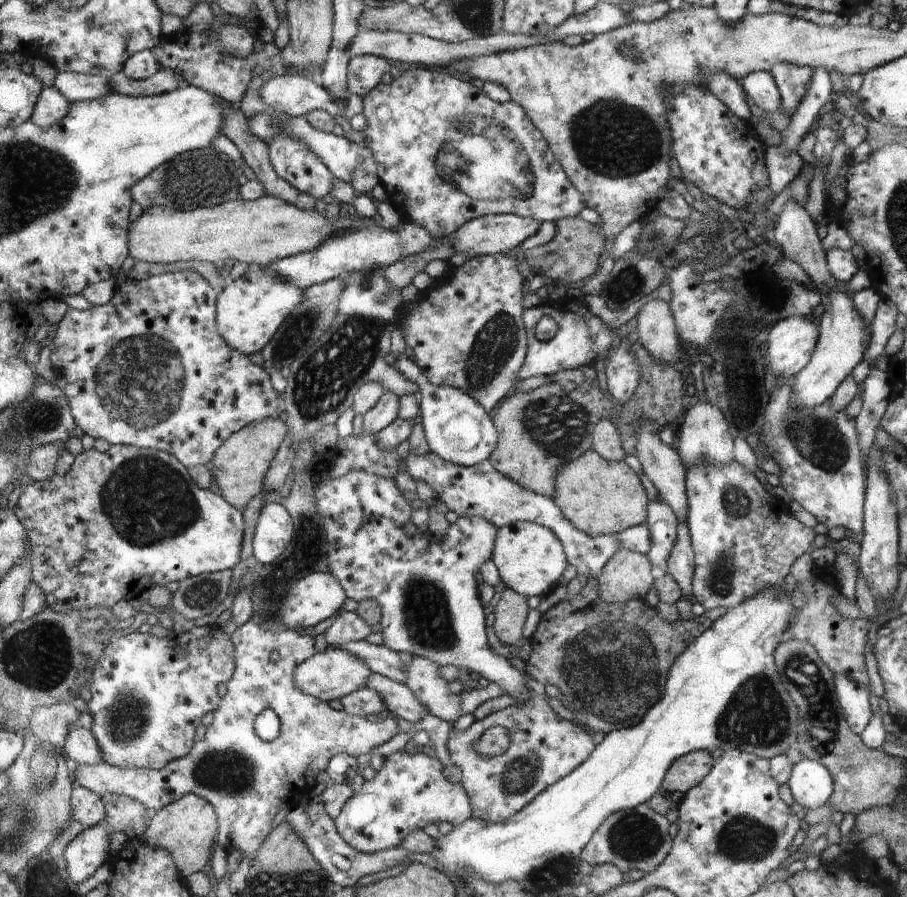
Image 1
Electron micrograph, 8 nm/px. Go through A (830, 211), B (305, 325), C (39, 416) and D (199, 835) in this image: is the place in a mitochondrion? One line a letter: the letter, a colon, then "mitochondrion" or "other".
A: other
B: mitochondrion
C: mitochondrion
D: other

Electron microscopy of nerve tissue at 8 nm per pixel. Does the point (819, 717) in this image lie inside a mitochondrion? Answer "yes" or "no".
yes

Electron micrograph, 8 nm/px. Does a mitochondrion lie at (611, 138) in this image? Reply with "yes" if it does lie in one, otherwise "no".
yes

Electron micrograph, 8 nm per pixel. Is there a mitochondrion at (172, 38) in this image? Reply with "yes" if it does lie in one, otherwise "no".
no

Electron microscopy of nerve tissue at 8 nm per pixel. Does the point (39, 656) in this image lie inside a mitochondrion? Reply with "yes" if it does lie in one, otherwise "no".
yes

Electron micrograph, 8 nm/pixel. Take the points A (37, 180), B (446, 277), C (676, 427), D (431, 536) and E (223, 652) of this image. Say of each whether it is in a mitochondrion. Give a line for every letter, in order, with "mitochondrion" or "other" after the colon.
A: mitochondrion
B: other
C: other
D: other
E: other

